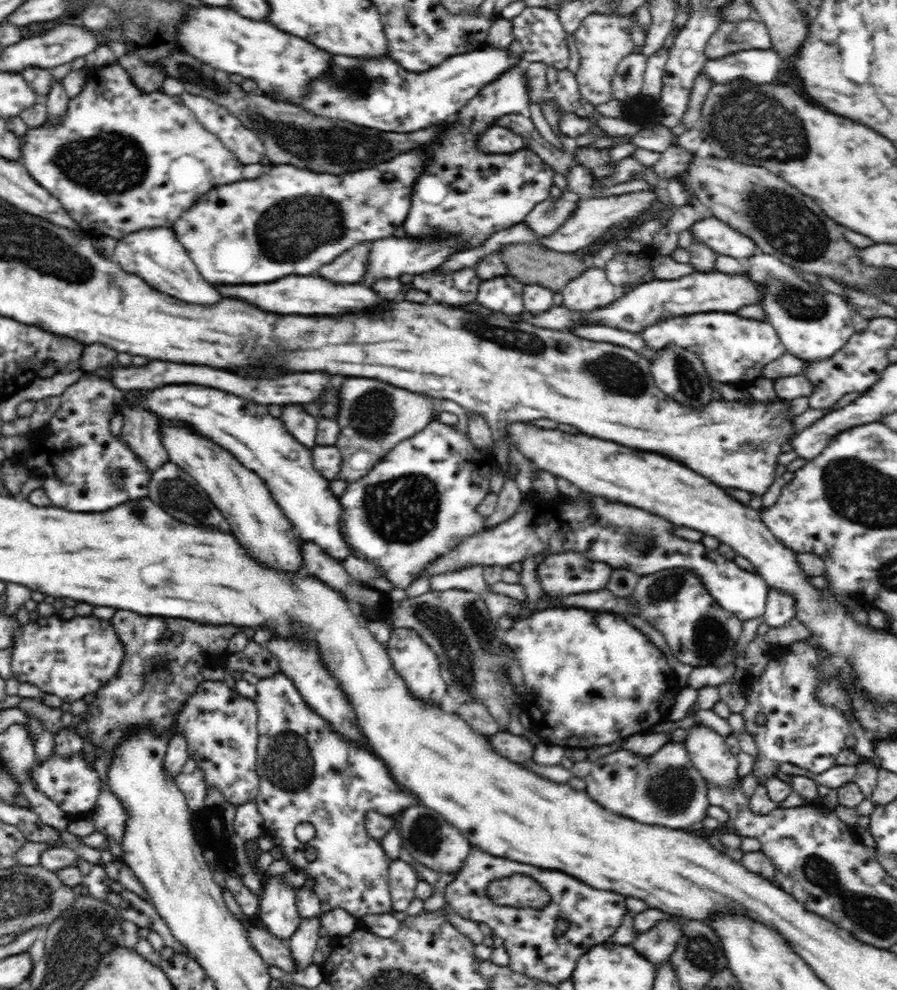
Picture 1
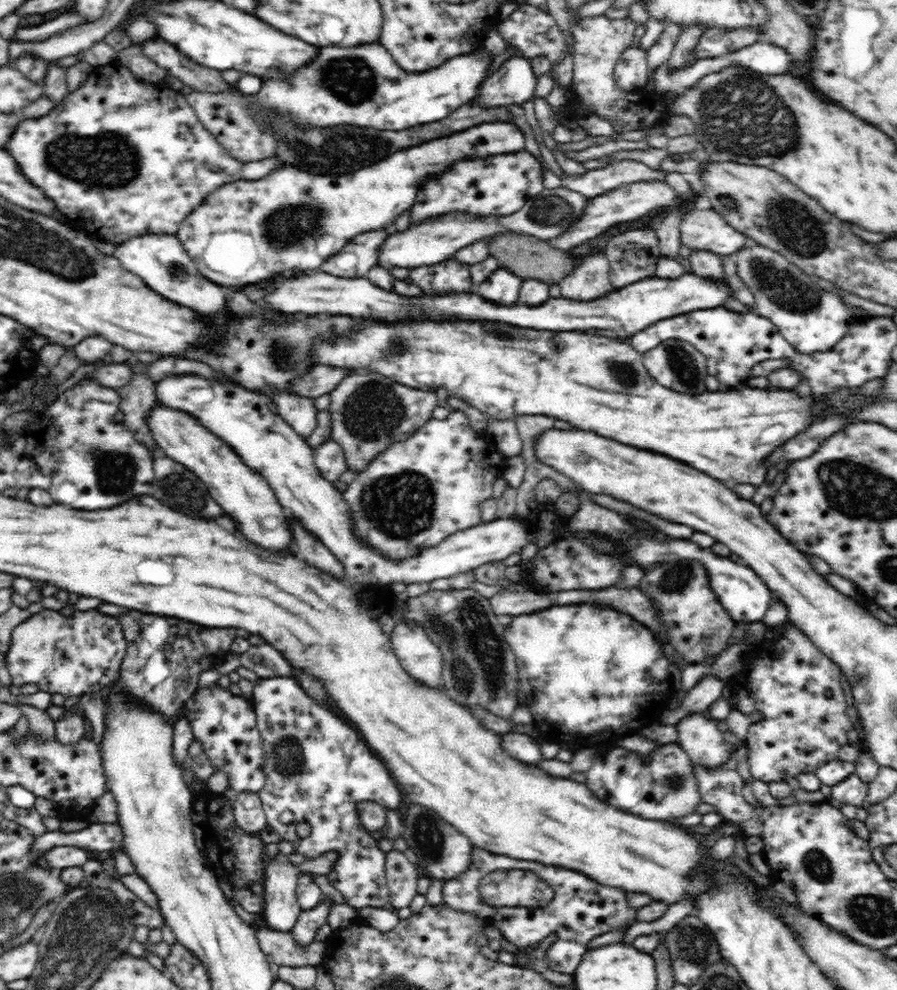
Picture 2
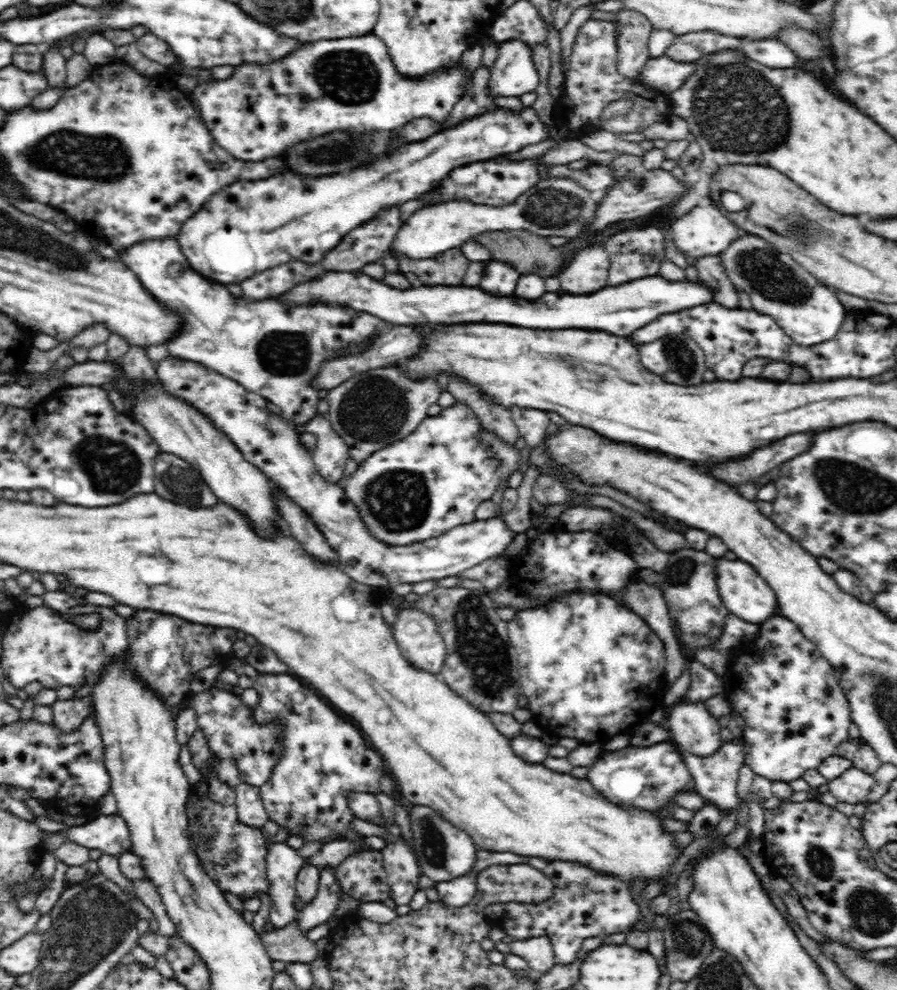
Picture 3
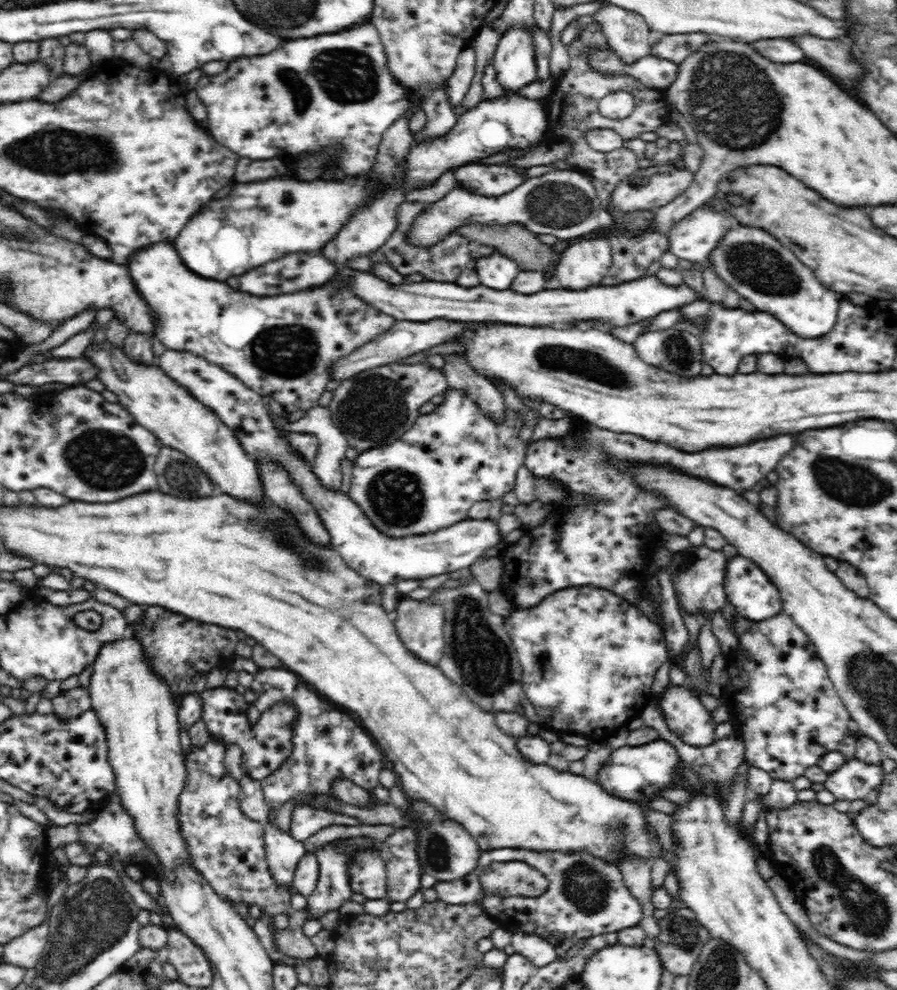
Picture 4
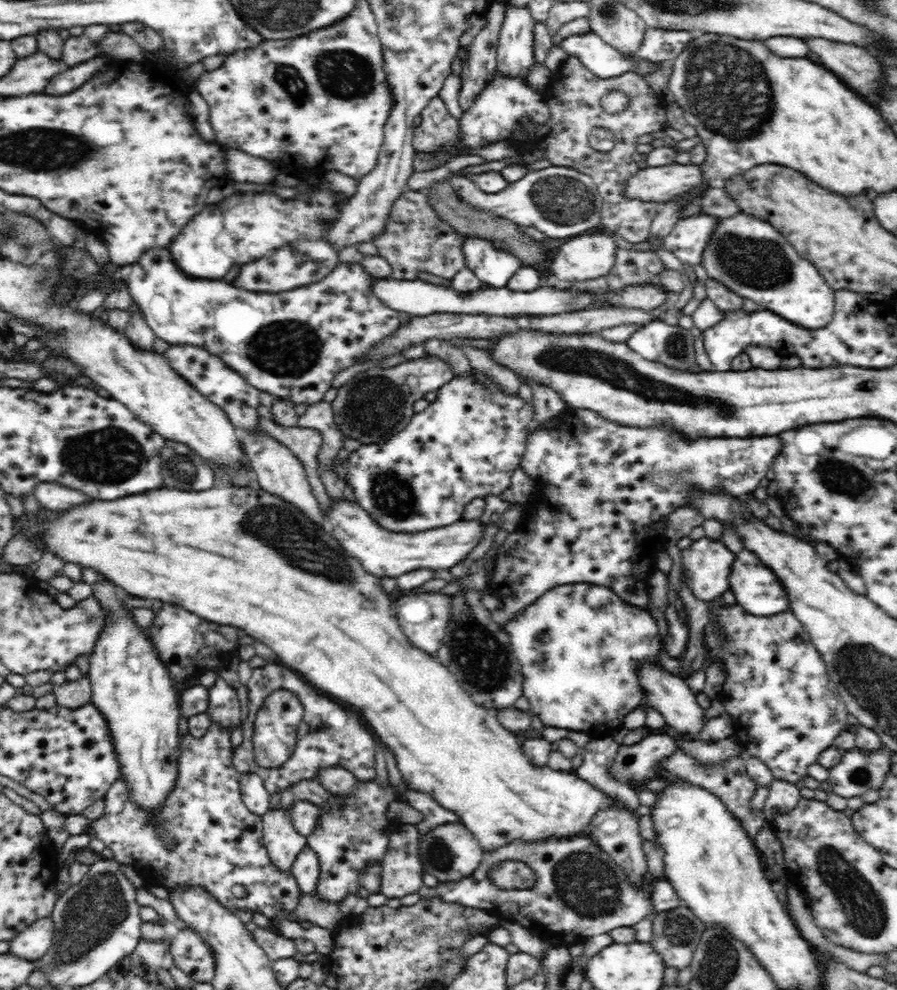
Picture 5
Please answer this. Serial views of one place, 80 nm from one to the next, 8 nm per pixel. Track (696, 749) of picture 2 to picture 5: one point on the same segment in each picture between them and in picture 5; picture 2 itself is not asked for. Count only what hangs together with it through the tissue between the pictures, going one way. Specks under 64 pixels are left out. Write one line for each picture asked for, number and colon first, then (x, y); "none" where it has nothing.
3: (693, 727)
4: (686, 717)
5: (669, 695)

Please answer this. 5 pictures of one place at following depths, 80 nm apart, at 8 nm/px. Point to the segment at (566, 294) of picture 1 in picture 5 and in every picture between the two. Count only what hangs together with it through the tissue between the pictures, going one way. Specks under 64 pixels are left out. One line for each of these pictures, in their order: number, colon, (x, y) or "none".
2: (590, 280)
3: (588, 271)
4: (584, 264)
5: (588, 257)

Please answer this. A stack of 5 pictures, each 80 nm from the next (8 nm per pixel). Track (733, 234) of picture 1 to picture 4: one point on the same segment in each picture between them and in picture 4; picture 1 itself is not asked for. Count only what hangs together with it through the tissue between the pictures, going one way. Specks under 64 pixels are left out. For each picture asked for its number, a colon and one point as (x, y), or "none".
2: (706, 230)
3: (704, 231)
4: (693, 238)

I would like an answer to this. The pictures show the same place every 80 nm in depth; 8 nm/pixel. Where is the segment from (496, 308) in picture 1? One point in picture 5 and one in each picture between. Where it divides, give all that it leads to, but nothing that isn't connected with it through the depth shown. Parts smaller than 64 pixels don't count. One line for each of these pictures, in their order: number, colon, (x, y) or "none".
2: (502, 287)
3: (498, 277)
4: (497, 271)
5: (494, 267)

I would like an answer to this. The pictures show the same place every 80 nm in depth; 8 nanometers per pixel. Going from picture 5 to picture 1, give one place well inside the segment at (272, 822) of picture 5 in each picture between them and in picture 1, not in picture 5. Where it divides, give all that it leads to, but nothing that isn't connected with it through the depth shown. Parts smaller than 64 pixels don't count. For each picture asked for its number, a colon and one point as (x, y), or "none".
1: (278, 912)
2: (281, 911)
3: (283, 863)
4: (283, 853)

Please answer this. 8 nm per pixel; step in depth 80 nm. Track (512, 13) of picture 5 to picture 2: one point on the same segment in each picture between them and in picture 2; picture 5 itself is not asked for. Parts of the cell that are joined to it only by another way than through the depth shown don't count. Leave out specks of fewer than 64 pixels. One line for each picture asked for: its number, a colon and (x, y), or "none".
2: (513, 83)
3: (514, 73)
4: (514, 60)

